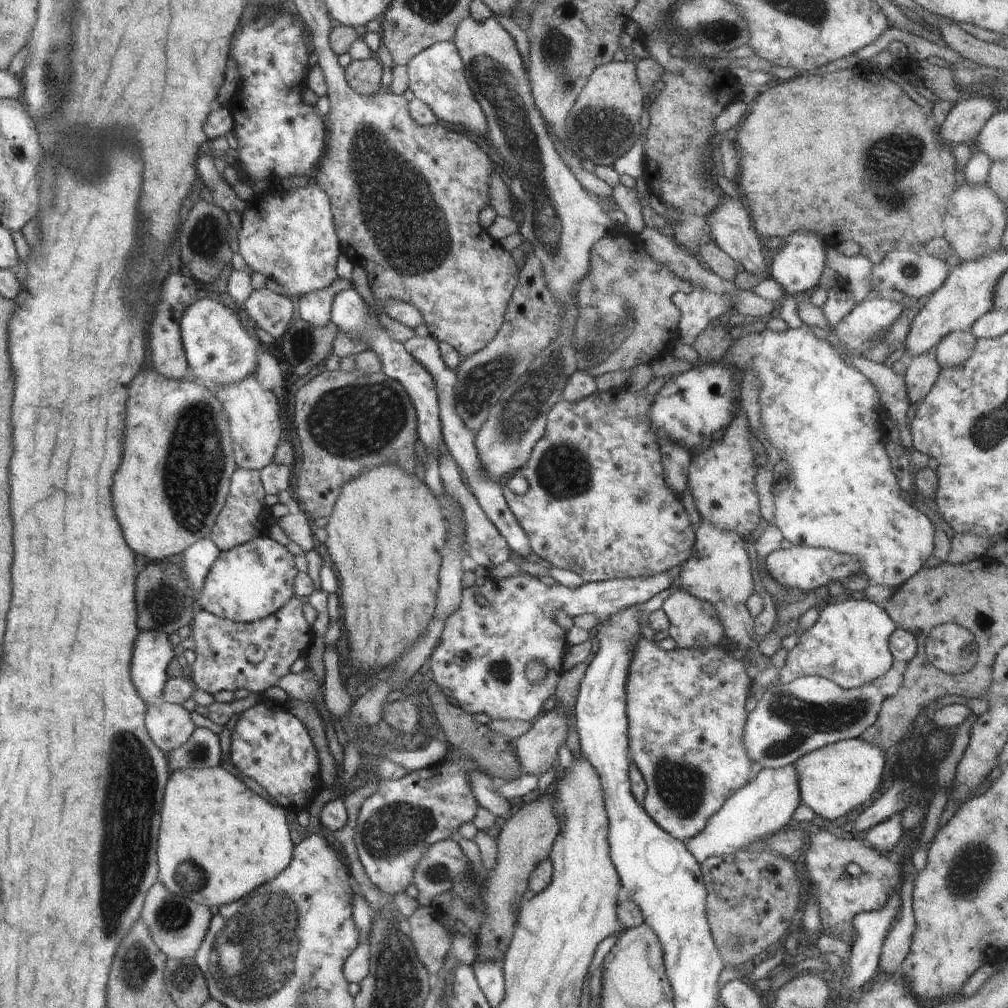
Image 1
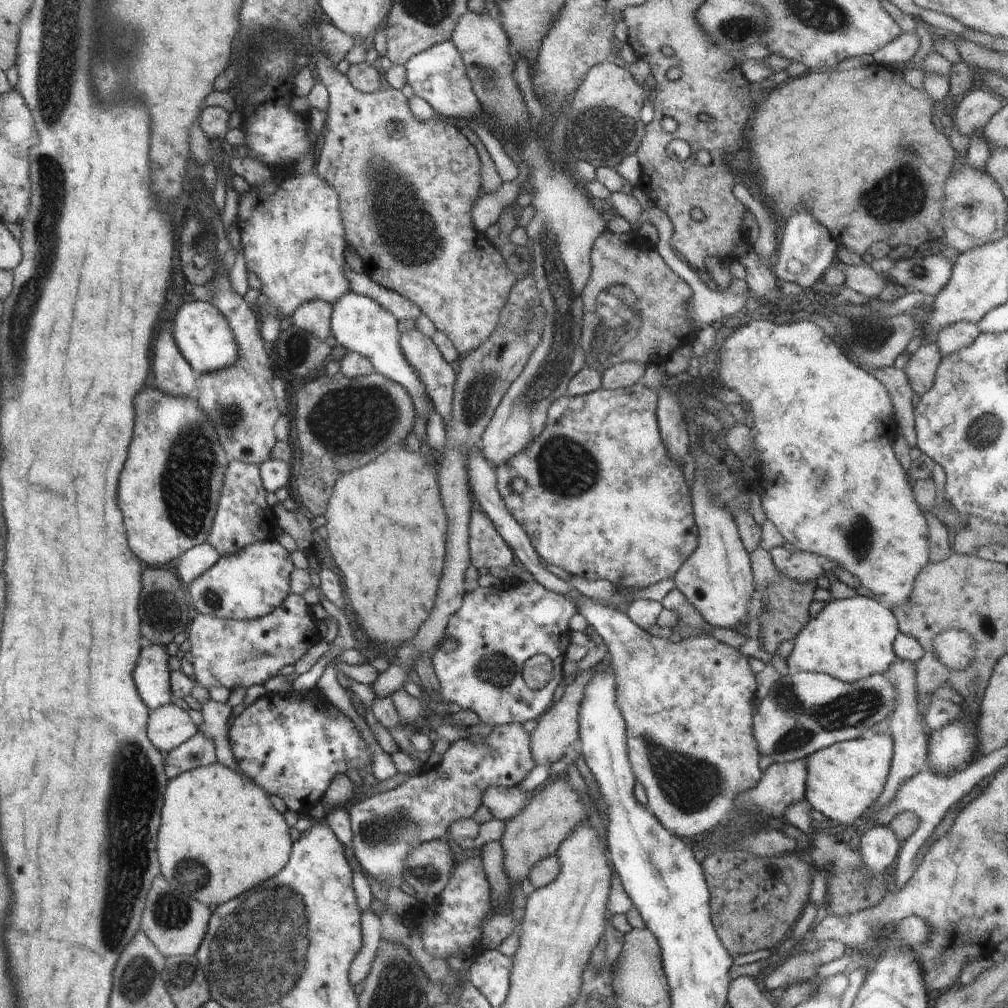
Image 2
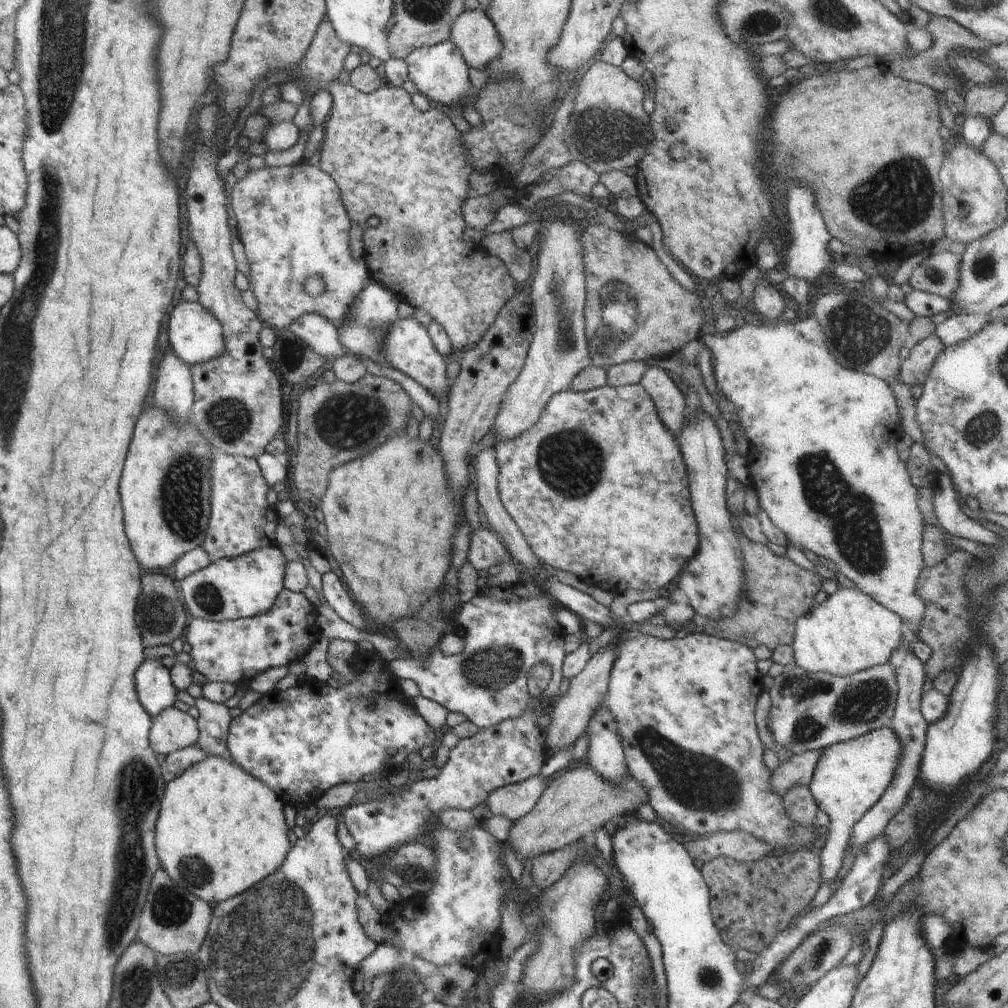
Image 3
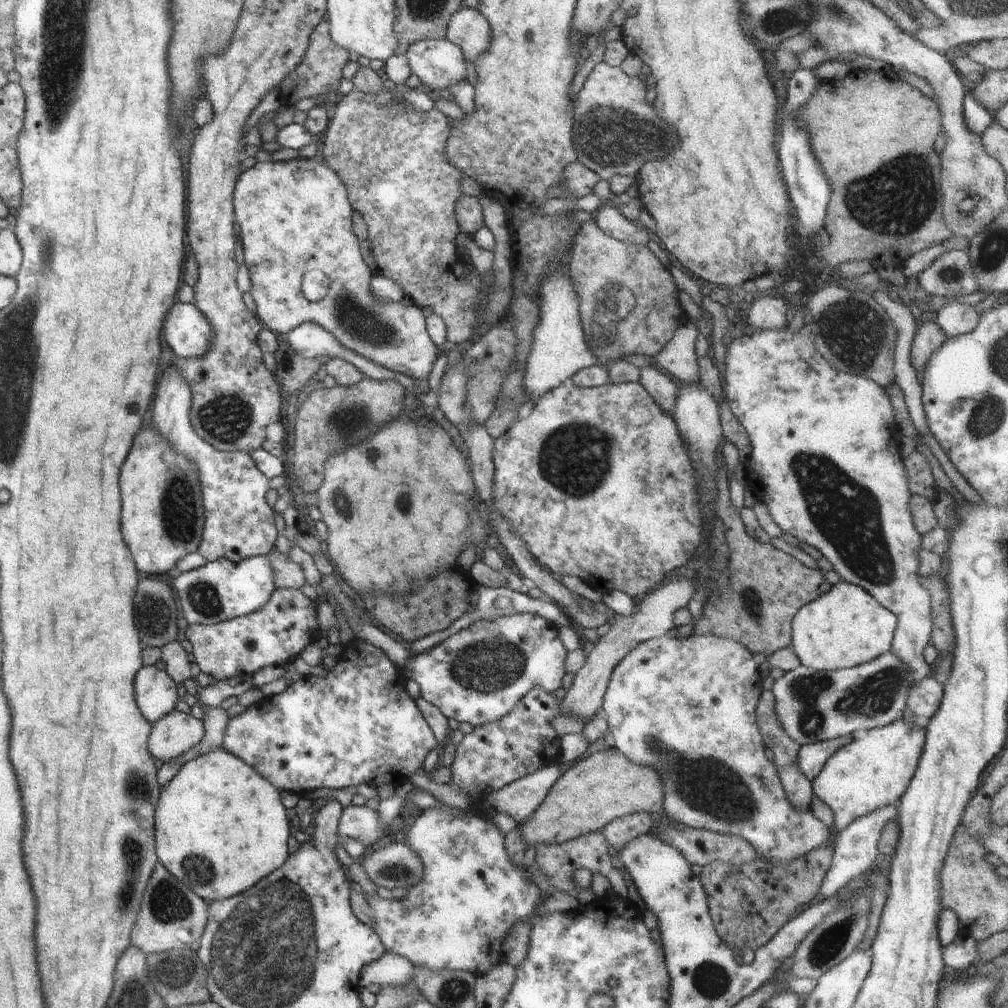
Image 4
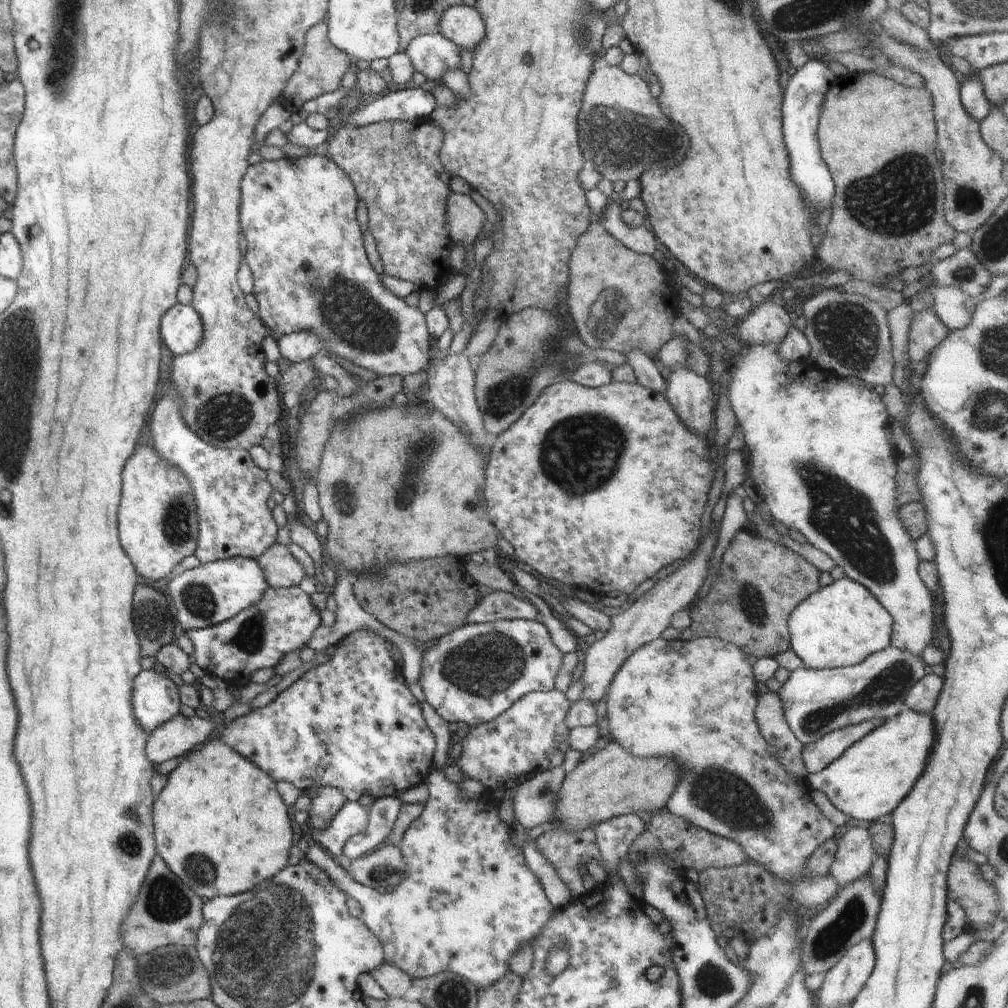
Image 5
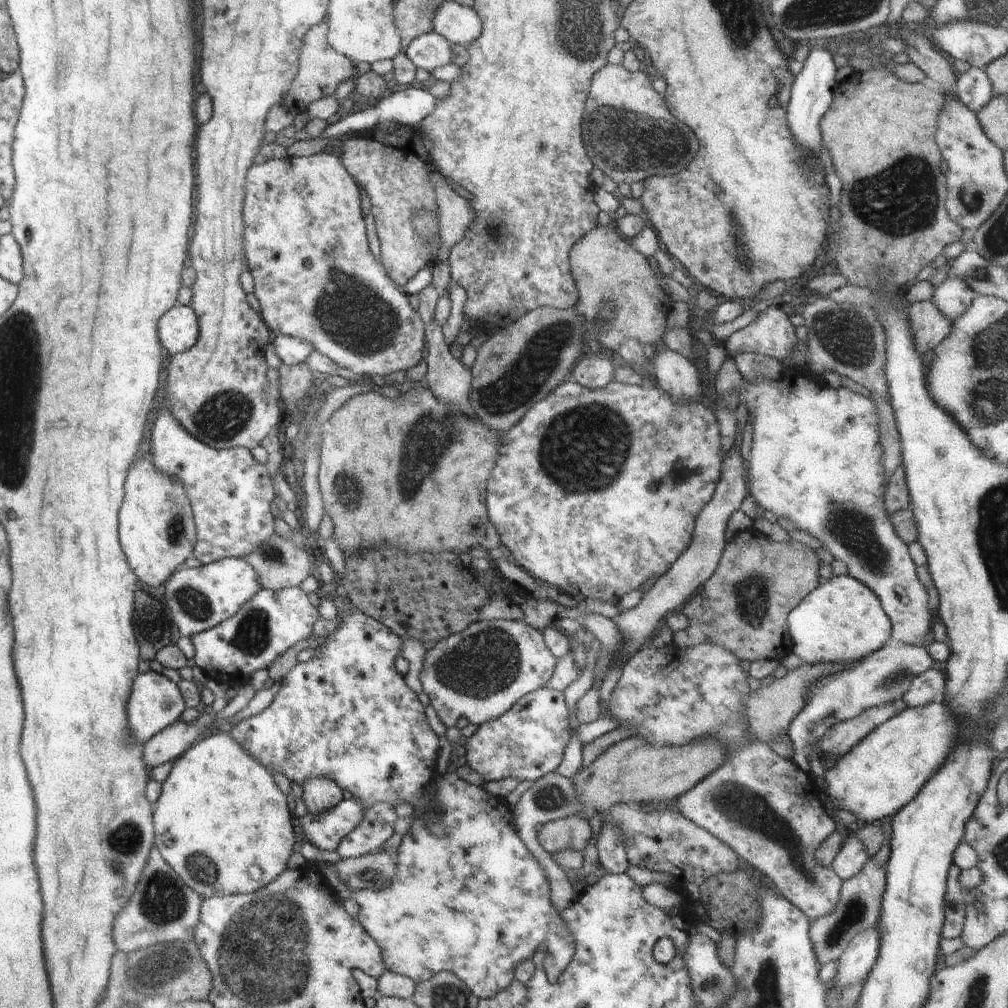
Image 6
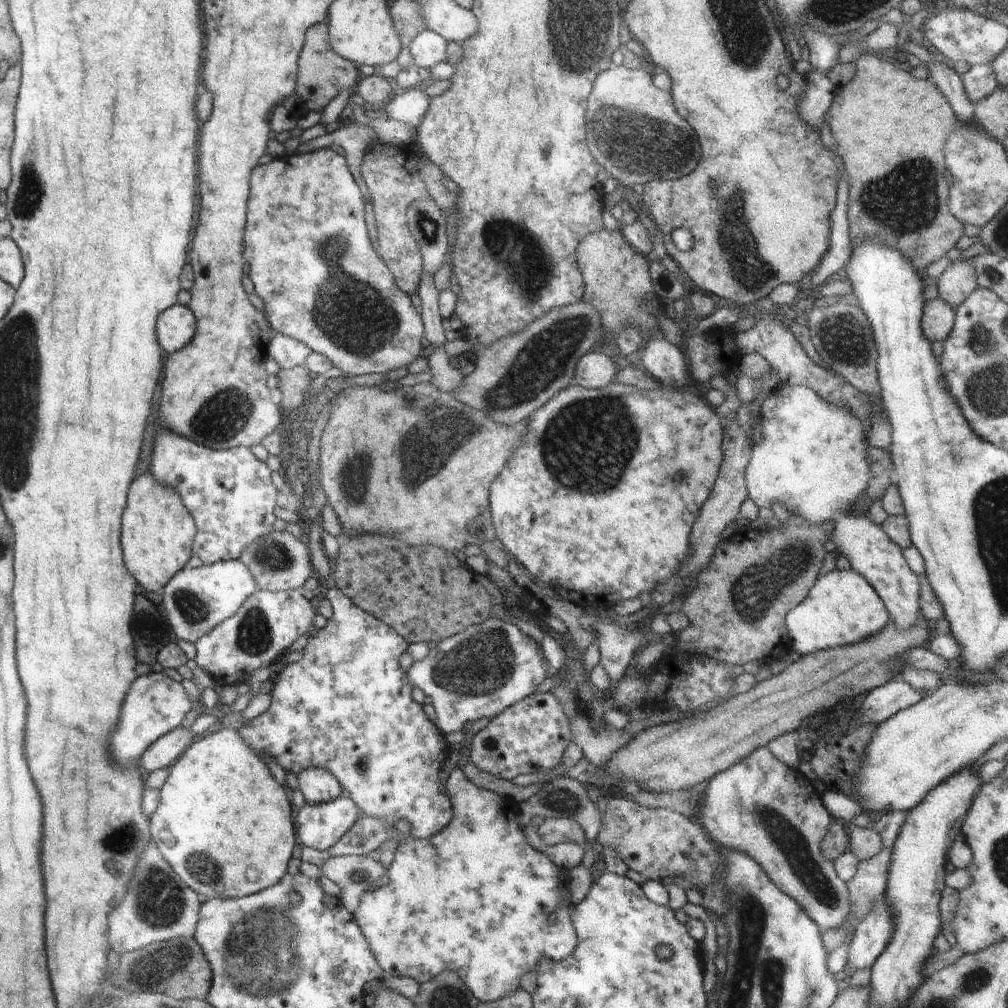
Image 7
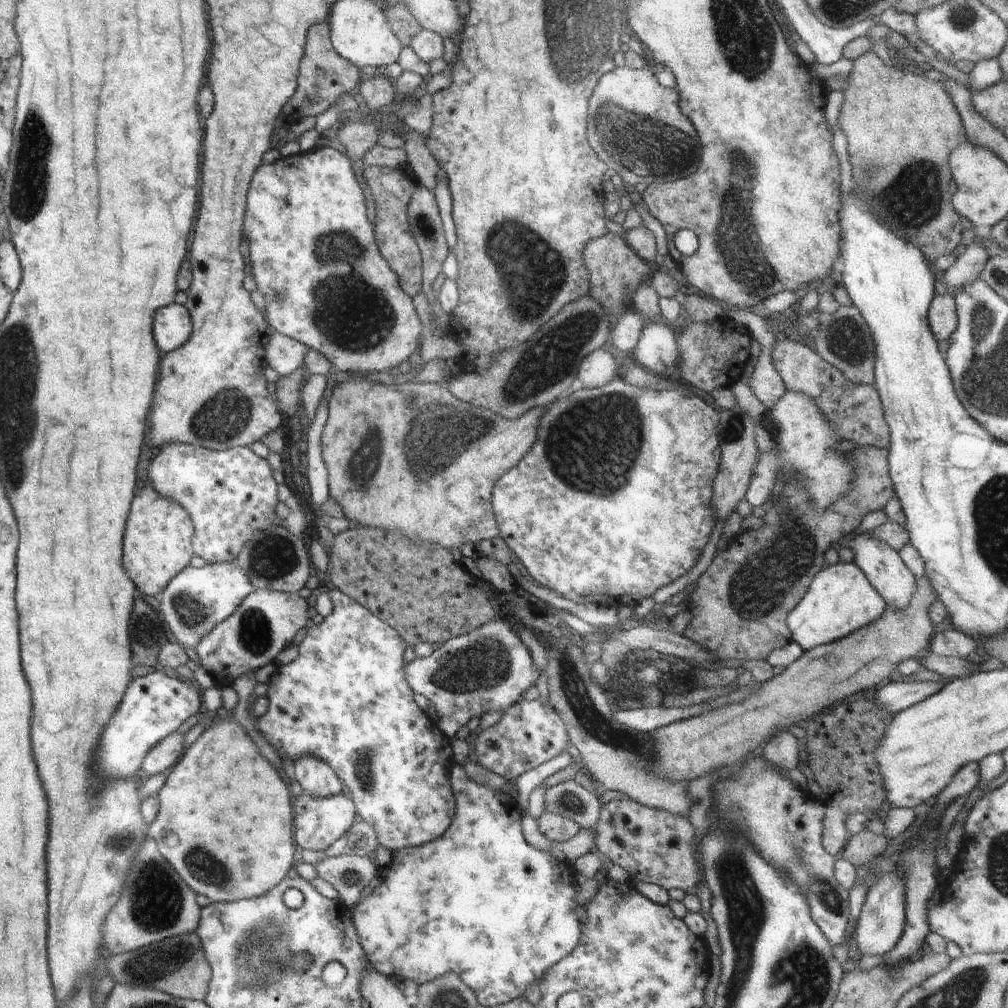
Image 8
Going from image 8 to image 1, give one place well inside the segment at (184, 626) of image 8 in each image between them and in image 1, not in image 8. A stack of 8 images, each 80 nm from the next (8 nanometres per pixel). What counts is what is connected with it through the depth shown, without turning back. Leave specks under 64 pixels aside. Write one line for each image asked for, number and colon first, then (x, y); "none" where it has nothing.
1: (245, 584)
2: (251, 584)
3: (226, 589)
4: (220, 590)
5: (210, 594)
6: (197, 599)
7: (196, 600)

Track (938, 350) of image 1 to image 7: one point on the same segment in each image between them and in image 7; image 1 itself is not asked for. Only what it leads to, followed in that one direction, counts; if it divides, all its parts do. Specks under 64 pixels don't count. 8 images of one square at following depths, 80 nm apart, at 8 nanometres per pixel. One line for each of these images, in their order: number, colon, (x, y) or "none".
2: (958, 336)
3: (958, 327)
4: (956, 319)
5: (954, 308)
6: (952, 296)
7: (959, 281)

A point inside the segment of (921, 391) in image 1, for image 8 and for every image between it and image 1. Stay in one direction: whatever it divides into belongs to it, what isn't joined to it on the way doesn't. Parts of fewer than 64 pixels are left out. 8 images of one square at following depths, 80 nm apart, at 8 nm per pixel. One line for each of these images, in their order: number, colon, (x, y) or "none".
2: (920, 370)
3: (914, 370)
4: (929, 337)
5: (926, 331)
6: (929, 326)
7: (938, 318)
8: (942, 316)

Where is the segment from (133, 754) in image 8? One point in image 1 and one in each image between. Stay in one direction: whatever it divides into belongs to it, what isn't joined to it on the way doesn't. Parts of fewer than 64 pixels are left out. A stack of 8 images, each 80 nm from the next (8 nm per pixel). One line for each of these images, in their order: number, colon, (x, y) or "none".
1: (155, 651)
2: (153, 675)
3: (156, 692)
4: (157, 697)
5: (156, 700)
6: (156, 703)
7: (156, 704)

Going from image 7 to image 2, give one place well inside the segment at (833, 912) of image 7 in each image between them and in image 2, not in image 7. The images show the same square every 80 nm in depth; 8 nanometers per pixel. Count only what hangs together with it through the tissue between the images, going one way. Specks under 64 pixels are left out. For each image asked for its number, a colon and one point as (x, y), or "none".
2: (689, 724)
3: (684, 708)
4: (685, 707)
5: (694, 701)
6: (765, 807)

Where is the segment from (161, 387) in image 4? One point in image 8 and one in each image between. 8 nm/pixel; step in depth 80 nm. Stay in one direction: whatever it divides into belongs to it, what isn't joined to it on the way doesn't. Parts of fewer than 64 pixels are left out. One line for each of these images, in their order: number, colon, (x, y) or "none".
5: (231, 491)
6: (231, 494)
7: (229, 493)
8: (230, 494)

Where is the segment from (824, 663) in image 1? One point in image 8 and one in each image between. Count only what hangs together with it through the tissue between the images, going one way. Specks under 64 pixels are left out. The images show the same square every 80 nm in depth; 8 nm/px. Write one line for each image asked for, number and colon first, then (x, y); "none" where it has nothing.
2: (851, 639)
3: (850, 632)
4: (846, 627)
5: (840, 625)
6: (841, 621)
7: (841, 608)
8: (840, 600)

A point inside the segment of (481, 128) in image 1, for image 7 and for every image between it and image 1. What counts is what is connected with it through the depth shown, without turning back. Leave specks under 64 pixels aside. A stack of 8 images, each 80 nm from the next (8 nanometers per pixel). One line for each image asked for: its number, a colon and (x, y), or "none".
2: (438, 75)
3: (439, 72)
4: (439, 64)
5: (433, 55)
6: (429, 50)
7: (428, 48)

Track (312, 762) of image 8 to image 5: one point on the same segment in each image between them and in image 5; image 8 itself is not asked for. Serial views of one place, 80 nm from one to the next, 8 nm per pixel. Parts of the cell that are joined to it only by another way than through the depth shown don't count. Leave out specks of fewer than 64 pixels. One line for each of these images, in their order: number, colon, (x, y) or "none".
5: (329, 801)
6: (321, 794)
7: (317, 785)

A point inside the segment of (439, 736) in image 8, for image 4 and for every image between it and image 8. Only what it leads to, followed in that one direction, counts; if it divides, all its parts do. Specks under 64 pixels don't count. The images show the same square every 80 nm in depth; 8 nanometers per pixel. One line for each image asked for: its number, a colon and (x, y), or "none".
4: (359, 725)
5: (352, 722)
6: (347, 715)
7: (346, 706)

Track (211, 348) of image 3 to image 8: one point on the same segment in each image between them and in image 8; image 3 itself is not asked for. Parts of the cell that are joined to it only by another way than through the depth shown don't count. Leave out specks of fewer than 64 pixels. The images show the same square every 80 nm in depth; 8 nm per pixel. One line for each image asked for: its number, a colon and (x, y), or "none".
4: (189, 332)
5: (182, 330)
6: (181, 326)
7: (177, 326)
8: (175, 327)

